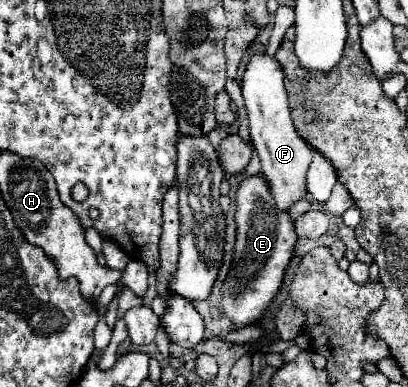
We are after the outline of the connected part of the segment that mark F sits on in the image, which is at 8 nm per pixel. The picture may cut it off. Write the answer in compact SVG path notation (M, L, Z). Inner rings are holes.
M265 50L251 54L241 90L249 114L251 142L255 144L255 150L261 158L261 174L269 182L277 208L289 210L297 200L305 198L305 174L315 150L297 134L293 126L289 98L285 92L285 72L281 64L277 64L275 56L267 54Z

